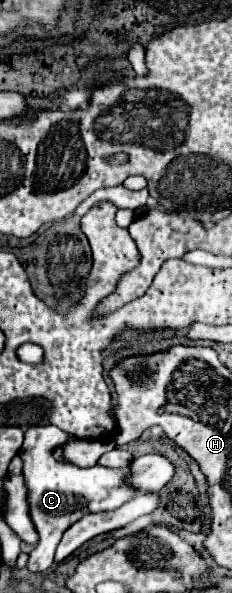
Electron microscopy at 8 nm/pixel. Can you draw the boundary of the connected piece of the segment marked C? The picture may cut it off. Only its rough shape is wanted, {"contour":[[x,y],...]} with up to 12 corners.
{"contour":[[54,425],[26,429],[20,457],[42,565],[64,531],[88,513],[138,493],[130,467],[58,463],[70,437]]}

